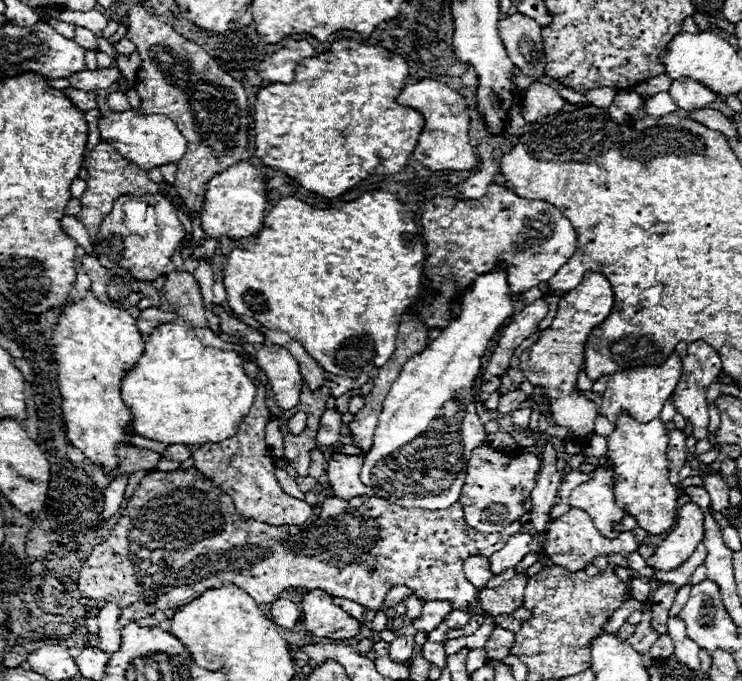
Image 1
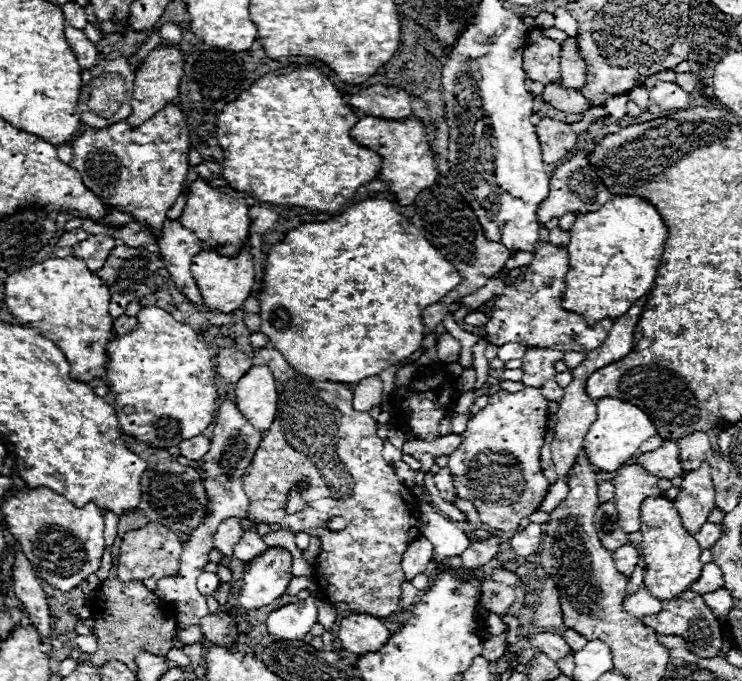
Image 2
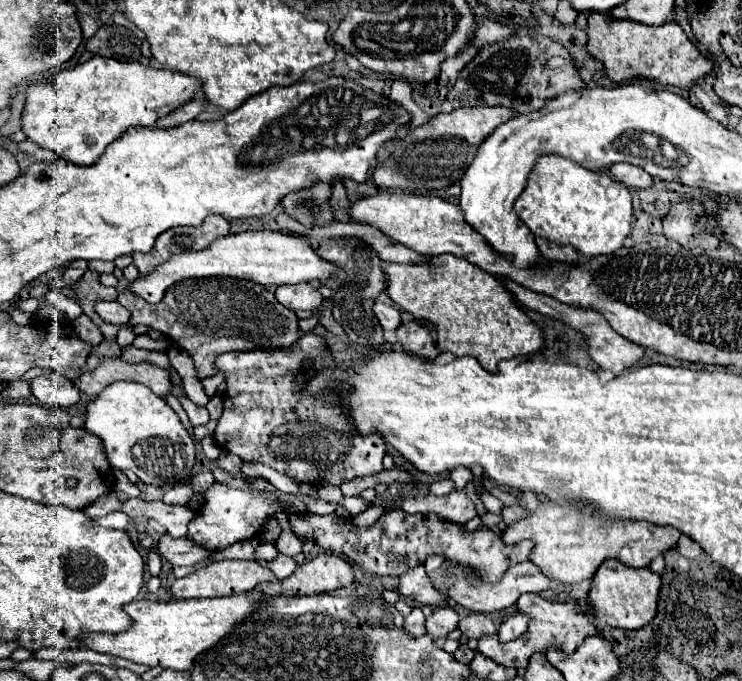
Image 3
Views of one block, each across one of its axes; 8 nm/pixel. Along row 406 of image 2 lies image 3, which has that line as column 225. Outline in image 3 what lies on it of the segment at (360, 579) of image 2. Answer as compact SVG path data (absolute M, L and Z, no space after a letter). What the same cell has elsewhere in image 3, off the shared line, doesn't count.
M236 278L185 280L176 286L170 286L158 304L148 304L144 298L138 298L128 288L118 288L116 300L132 312L132 326L146 324L166 334L166 338L174 340L180 348L184 348L192 356L200 378L210 378L218 372L216 358L224 352L276 350L280 346L276 346L276 342L268 338L270 330L282 336L288 336L294 330L298 330L296 314L280 306L272 292L268 292L264 286L256 282Z

